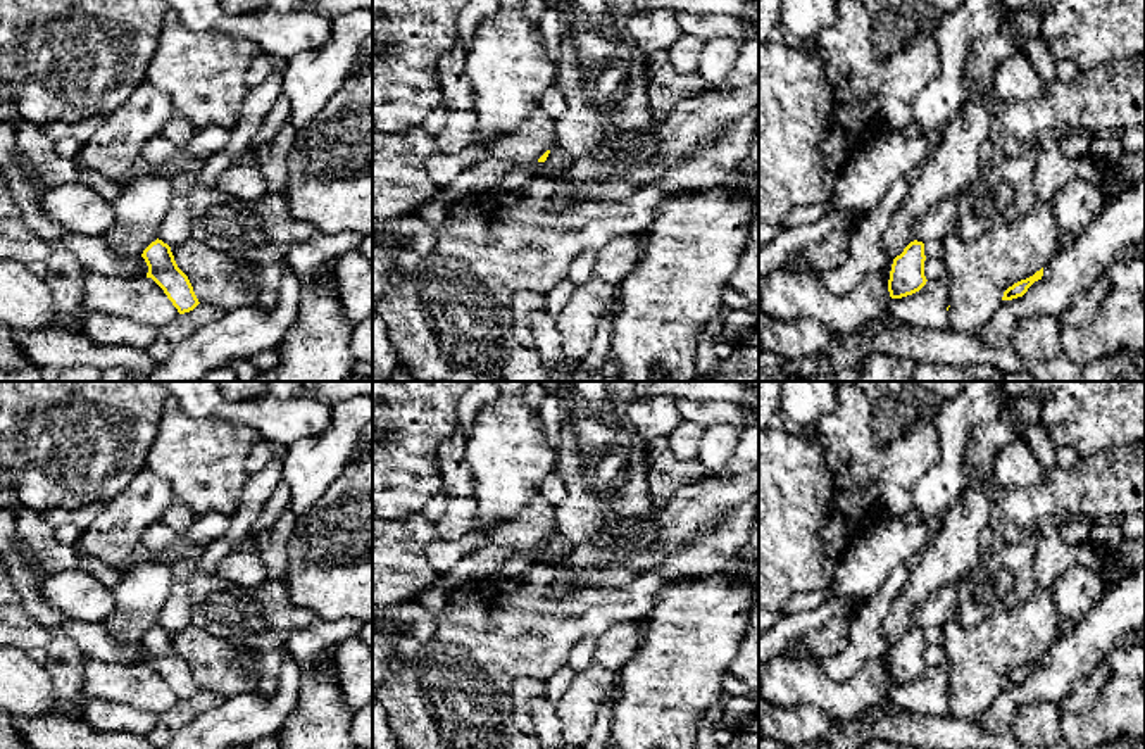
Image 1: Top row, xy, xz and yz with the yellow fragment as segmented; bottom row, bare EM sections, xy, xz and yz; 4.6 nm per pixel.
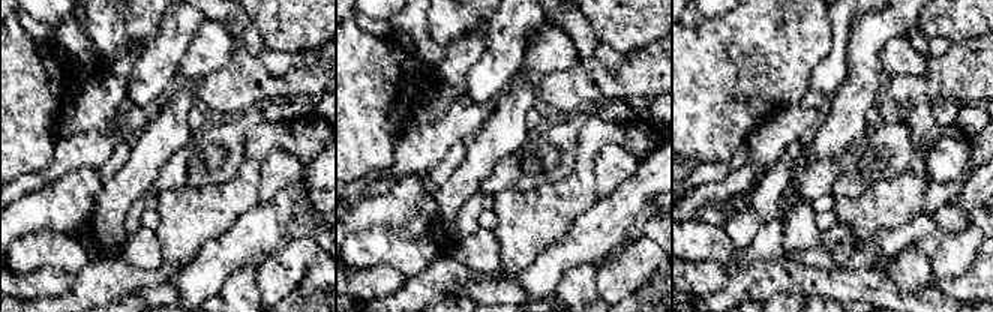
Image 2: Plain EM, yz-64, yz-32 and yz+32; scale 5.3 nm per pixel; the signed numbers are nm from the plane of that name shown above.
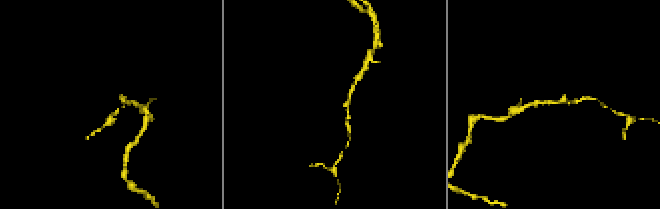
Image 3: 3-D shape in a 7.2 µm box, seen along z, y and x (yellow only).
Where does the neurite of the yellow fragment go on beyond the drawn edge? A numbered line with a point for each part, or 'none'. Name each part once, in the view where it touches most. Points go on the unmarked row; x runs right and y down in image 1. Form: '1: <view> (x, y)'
none

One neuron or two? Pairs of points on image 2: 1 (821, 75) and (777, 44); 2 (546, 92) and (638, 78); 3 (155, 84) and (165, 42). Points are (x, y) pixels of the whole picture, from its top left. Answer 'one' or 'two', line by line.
1: two
2: one
3: one

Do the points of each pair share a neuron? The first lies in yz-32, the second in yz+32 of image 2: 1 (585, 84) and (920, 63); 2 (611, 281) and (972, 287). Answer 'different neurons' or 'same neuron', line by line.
1: different neurons
2: same neuron

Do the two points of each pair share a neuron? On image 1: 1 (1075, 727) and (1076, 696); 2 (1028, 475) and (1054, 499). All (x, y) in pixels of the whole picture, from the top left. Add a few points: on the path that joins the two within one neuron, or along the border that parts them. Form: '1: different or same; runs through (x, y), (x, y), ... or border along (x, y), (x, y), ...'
1: different; border along (1104, 686), (1099, 699), (1088, 710), (1061, 715)
2: different; border along (1049, 470), (1038, 484), (999, 489)

